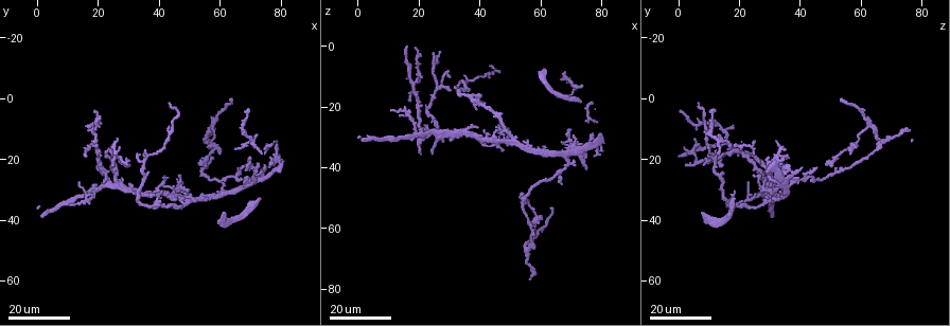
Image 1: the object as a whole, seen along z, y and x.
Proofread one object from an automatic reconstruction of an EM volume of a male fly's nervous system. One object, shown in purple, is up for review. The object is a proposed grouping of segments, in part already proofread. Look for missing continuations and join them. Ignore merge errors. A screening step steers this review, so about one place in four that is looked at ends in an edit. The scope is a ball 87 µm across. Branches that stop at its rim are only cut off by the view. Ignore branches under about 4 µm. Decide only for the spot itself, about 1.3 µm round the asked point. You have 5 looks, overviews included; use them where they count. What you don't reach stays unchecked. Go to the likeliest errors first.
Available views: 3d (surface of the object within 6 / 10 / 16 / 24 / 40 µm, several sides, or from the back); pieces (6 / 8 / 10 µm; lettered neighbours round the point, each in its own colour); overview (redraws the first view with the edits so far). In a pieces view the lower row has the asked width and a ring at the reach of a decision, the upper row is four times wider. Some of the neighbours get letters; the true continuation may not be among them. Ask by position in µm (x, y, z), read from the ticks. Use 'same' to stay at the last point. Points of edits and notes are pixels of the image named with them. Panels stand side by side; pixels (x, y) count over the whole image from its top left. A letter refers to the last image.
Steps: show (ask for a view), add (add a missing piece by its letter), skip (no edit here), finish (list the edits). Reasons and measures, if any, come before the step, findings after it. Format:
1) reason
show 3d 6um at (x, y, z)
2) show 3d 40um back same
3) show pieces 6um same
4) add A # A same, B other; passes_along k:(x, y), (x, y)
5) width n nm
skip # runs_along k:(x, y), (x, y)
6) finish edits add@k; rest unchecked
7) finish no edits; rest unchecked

free end
show 3d 24um at (63, 1, 53)

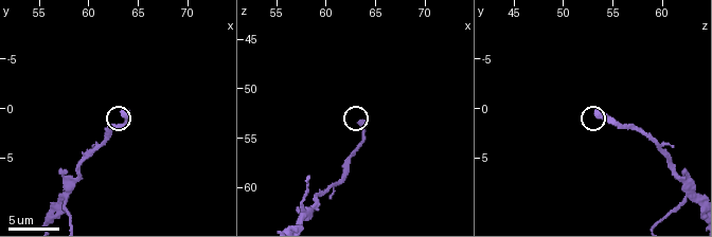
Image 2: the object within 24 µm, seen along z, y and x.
what lies round it
show pieces 8um at (63.8, 0.4, 53.2)

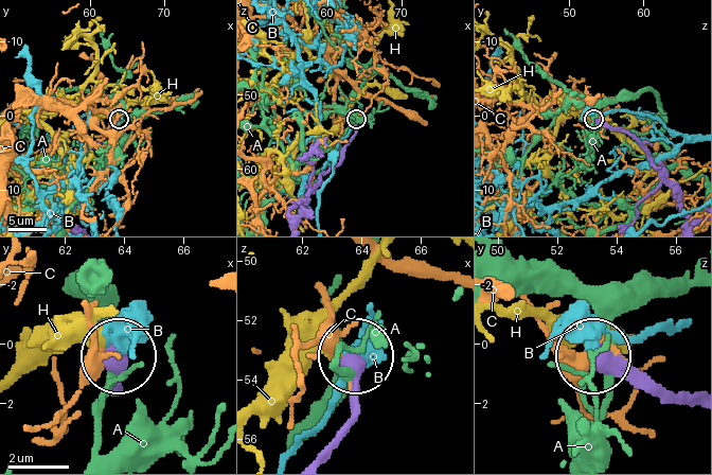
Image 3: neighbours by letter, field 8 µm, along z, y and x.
width 540 nm
skip # A other, B other, C other, H other; runs_along 3:(318, 456), (352, 418), (354, 357); none of them fits

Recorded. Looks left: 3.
thin end
show 3d 16um at (36, 17, 12)

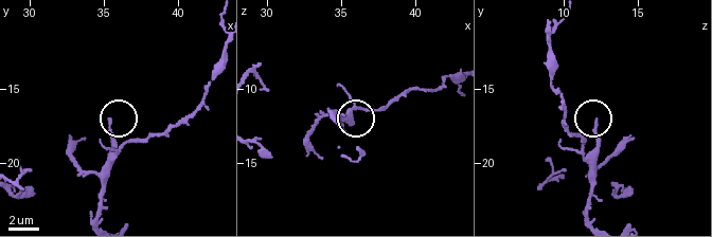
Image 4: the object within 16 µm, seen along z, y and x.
show pieces 8um at (35.4, 17.2, 12.4)

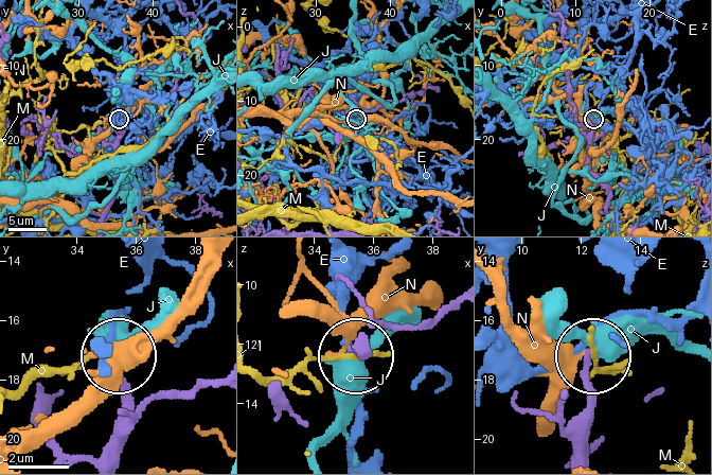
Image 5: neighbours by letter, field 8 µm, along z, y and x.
width 180 nm
skip # E other, J other, M other, N other; runs_along 5:(574, 457), (589, 361); no lettered piece goes on from it

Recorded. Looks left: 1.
finish no edits; rest unchecked

